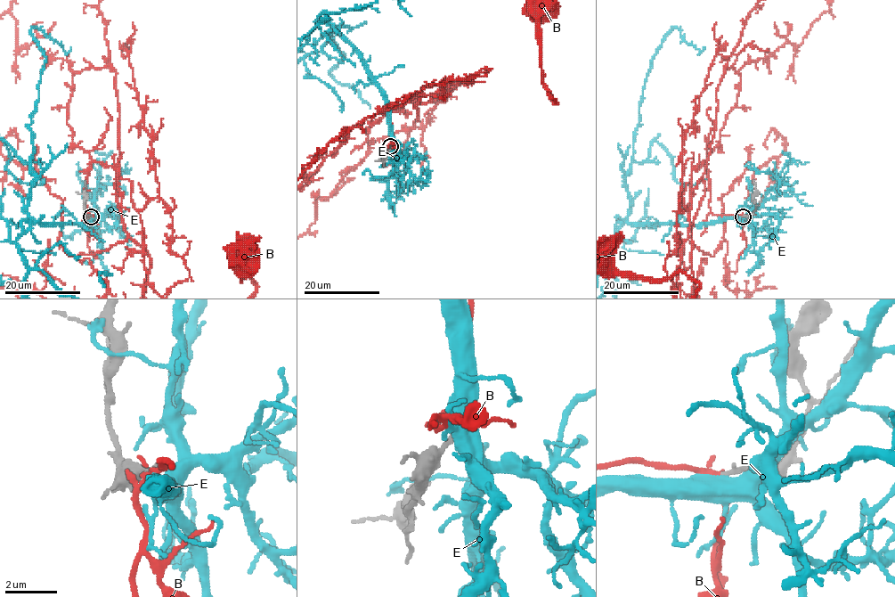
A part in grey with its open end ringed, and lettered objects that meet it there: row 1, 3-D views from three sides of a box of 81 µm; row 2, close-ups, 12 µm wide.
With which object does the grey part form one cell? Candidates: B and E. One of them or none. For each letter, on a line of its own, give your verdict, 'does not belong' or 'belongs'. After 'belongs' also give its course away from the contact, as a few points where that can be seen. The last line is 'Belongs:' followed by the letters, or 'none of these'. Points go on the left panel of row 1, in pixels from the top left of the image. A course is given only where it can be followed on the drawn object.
B: belongs
E: does not belong
Belongs: B

